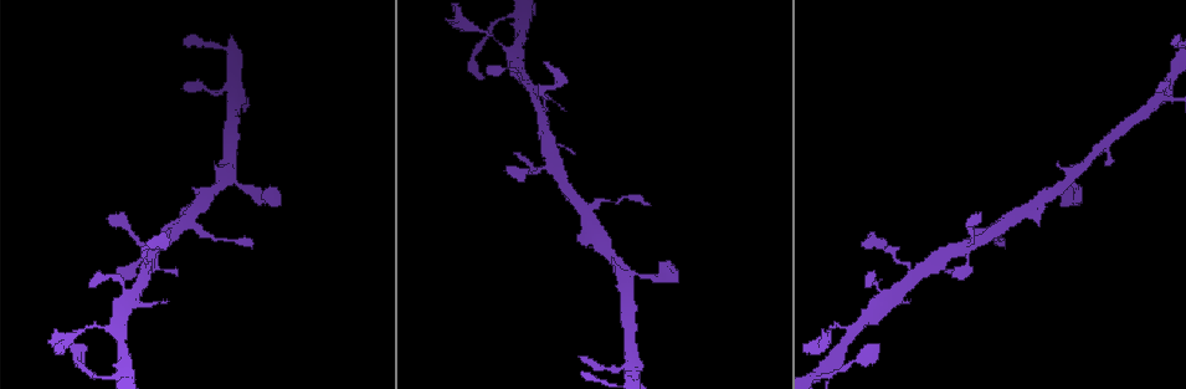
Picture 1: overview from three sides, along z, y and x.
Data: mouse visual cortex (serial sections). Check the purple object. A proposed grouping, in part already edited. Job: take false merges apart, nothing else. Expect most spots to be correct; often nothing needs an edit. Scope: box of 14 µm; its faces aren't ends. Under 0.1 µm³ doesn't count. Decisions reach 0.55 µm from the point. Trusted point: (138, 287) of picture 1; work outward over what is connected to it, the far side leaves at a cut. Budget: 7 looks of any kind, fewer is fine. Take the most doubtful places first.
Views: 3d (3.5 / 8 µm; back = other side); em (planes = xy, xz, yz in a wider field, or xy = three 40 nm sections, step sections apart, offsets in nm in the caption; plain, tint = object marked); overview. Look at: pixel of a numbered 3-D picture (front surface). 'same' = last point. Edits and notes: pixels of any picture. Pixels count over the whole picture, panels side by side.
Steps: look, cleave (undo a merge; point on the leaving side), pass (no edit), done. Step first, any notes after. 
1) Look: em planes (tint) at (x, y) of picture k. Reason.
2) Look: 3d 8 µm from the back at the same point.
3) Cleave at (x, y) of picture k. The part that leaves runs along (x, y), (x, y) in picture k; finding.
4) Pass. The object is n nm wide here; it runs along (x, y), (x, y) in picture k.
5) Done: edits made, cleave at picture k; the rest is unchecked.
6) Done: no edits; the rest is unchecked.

Look: 3d 3.5 µm at (829, 369) of picture 1. Sudden change in width.

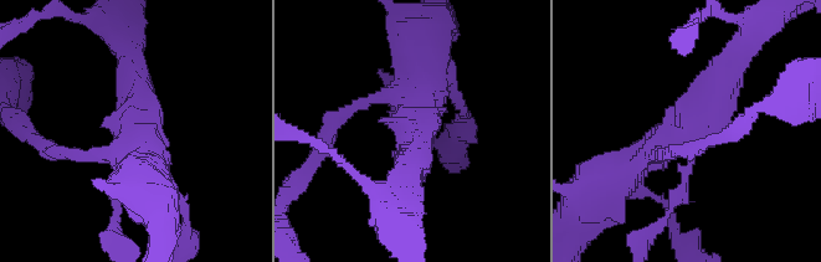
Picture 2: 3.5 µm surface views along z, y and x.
Look: em planes (tint) at (402, 137) of picture 2.

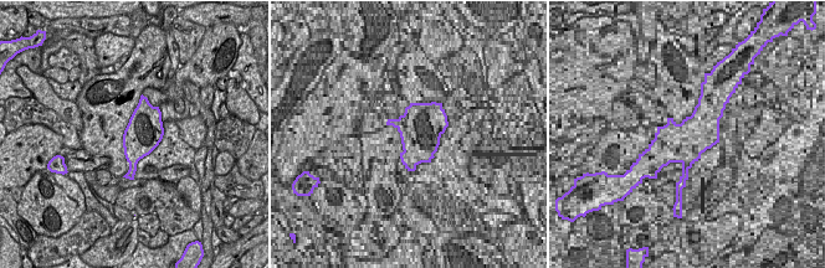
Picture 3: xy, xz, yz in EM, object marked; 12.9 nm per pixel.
Look: em xy step 5 (tint) at the same point.

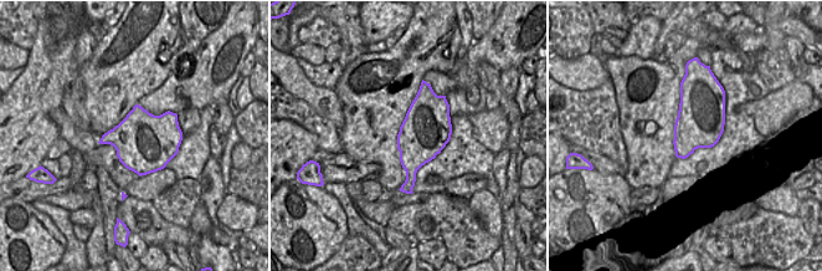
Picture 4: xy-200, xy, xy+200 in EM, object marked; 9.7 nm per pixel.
Pass. It runs along (134, 78), (107, 189) in picture 2; one cell here.

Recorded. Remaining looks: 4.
Look: 3d 3.5 µm at (219, 178) of picture 1. Side arm on a straight run.

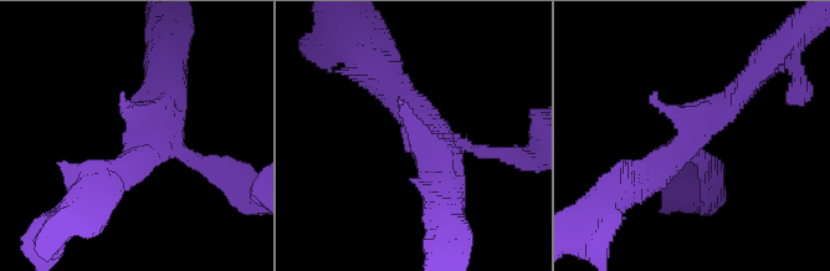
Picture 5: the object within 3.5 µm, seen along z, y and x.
Look: em xy step 1 (tint) at (422, 134) of picture 5.

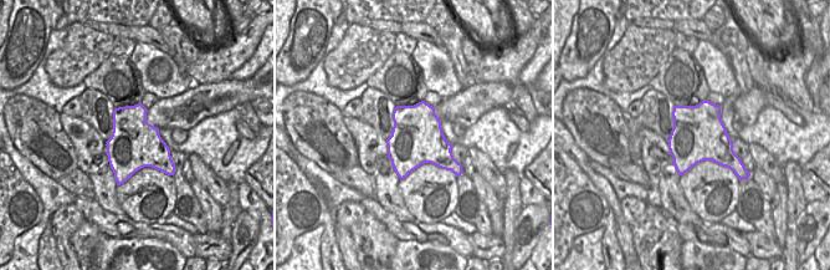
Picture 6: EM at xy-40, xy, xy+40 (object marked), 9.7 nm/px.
Pass. It runs along (628, 182), (675, 154), (742, 90) in picture 5; all the same cell.

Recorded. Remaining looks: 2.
Look: 3d 3.5 µm at (629, 358) of picture 1. Three-way junction.

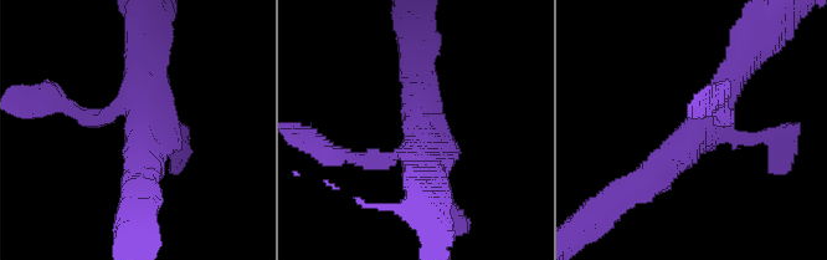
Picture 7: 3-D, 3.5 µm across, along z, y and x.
Look: em xy step 1 (tint) at (141, 136) of picture 7.

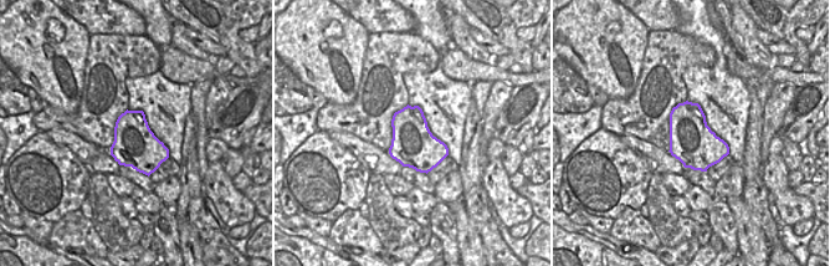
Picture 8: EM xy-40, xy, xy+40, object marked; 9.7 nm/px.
Pass. It runs along (632, 189), (683, 147), (740, 64) in picture 7; all the same cell.

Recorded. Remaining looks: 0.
Done: no edits; the rest is unchecked.

